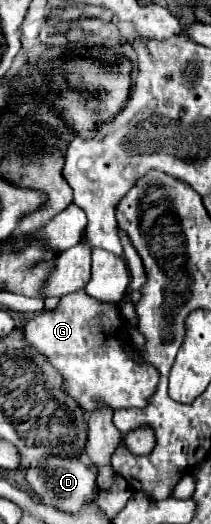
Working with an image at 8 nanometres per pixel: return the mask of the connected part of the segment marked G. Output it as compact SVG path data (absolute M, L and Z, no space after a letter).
M76 290L60 298L56 310L42 310L24 324L24 344L30 350L46 356L46 360L58 370L64 380L64 394L68 394L84 410L86 416L92 414L96 408L144 408L150 404L150 398L158 388L160 372L150 362L126 352L126 340L120 332L122 326L124 318L116 302L100 302L86 294L86 290Z

